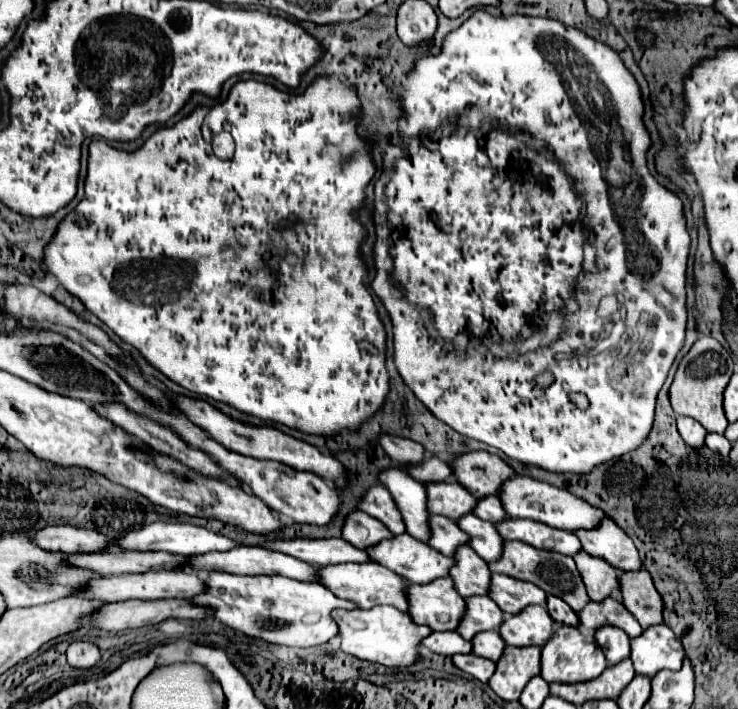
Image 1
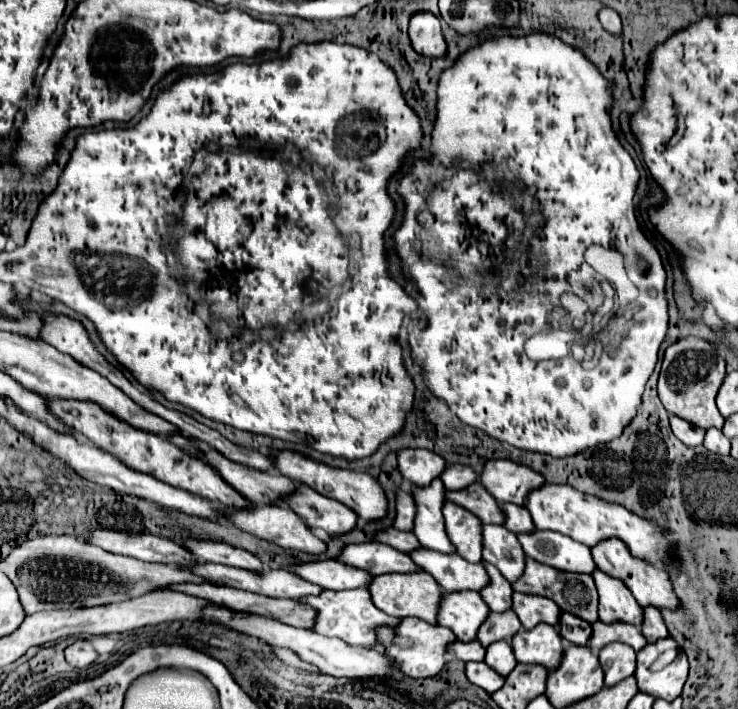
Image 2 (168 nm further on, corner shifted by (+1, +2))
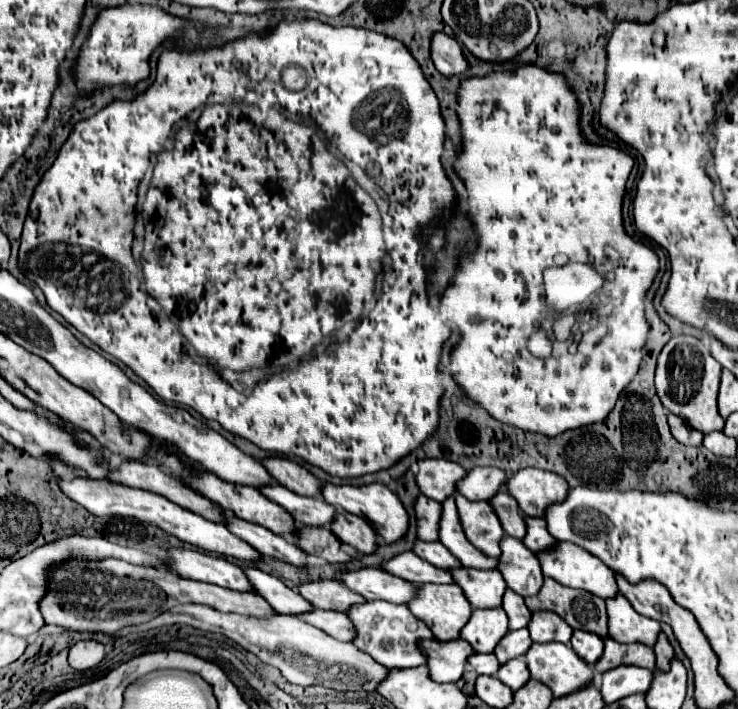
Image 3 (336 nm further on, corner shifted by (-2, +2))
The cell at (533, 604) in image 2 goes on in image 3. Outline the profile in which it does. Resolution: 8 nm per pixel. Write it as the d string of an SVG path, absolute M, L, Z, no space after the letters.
M533 612L533 618L529 622L529 632L533 642L539 642L539 644L545 644L545 642L569 644L573 634L571 626L551 612Z

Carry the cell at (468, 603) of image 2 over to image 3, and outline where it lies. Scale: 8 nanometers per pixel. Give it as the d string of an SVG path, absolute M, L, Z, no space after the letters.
M503 608L493 610L473 610L471 620L461 630L461 638L467 640L479 654L491 654L509 632L507 614Z

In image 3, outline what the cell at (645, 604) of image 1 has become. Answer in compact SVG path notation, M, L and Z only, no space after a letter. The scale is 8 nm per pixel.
M659 634L655 644L655 656L657 656L657 670L669 670L669 660L673 660L673 648L665 634Z

